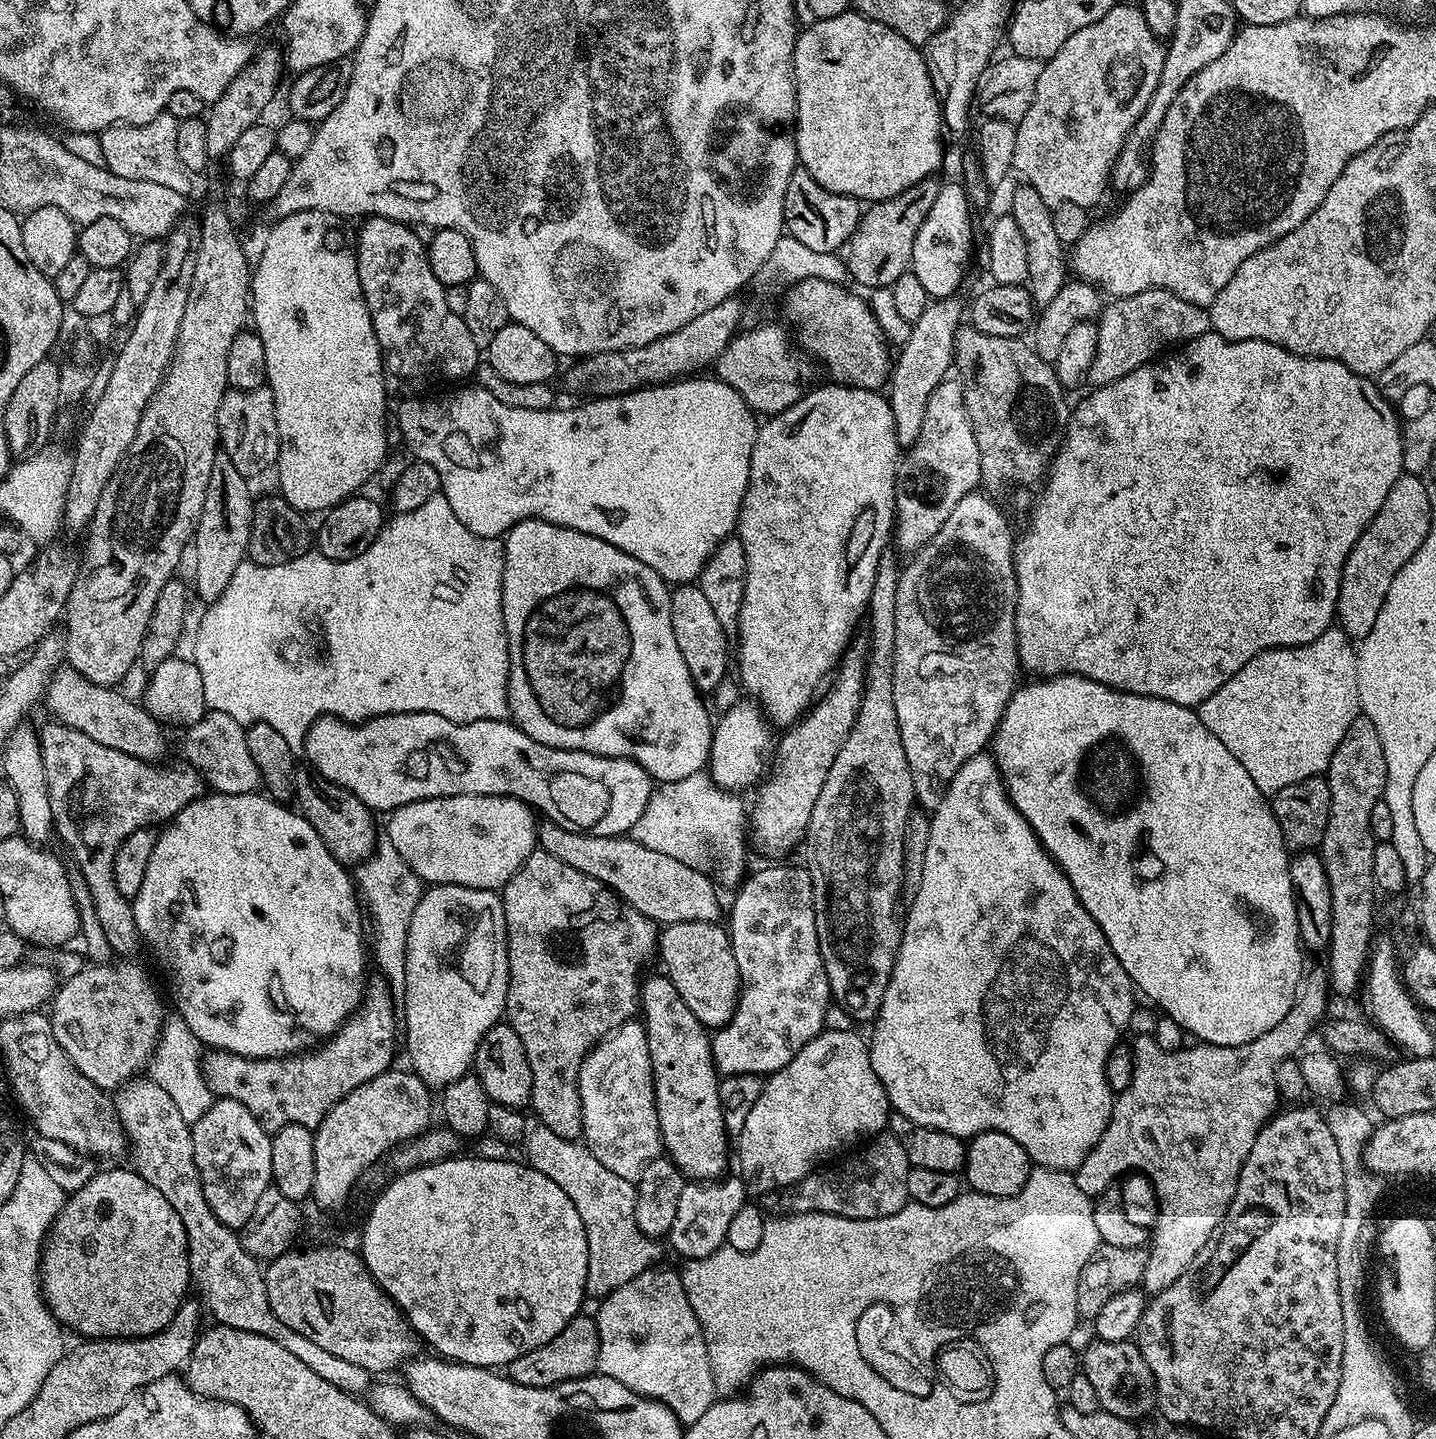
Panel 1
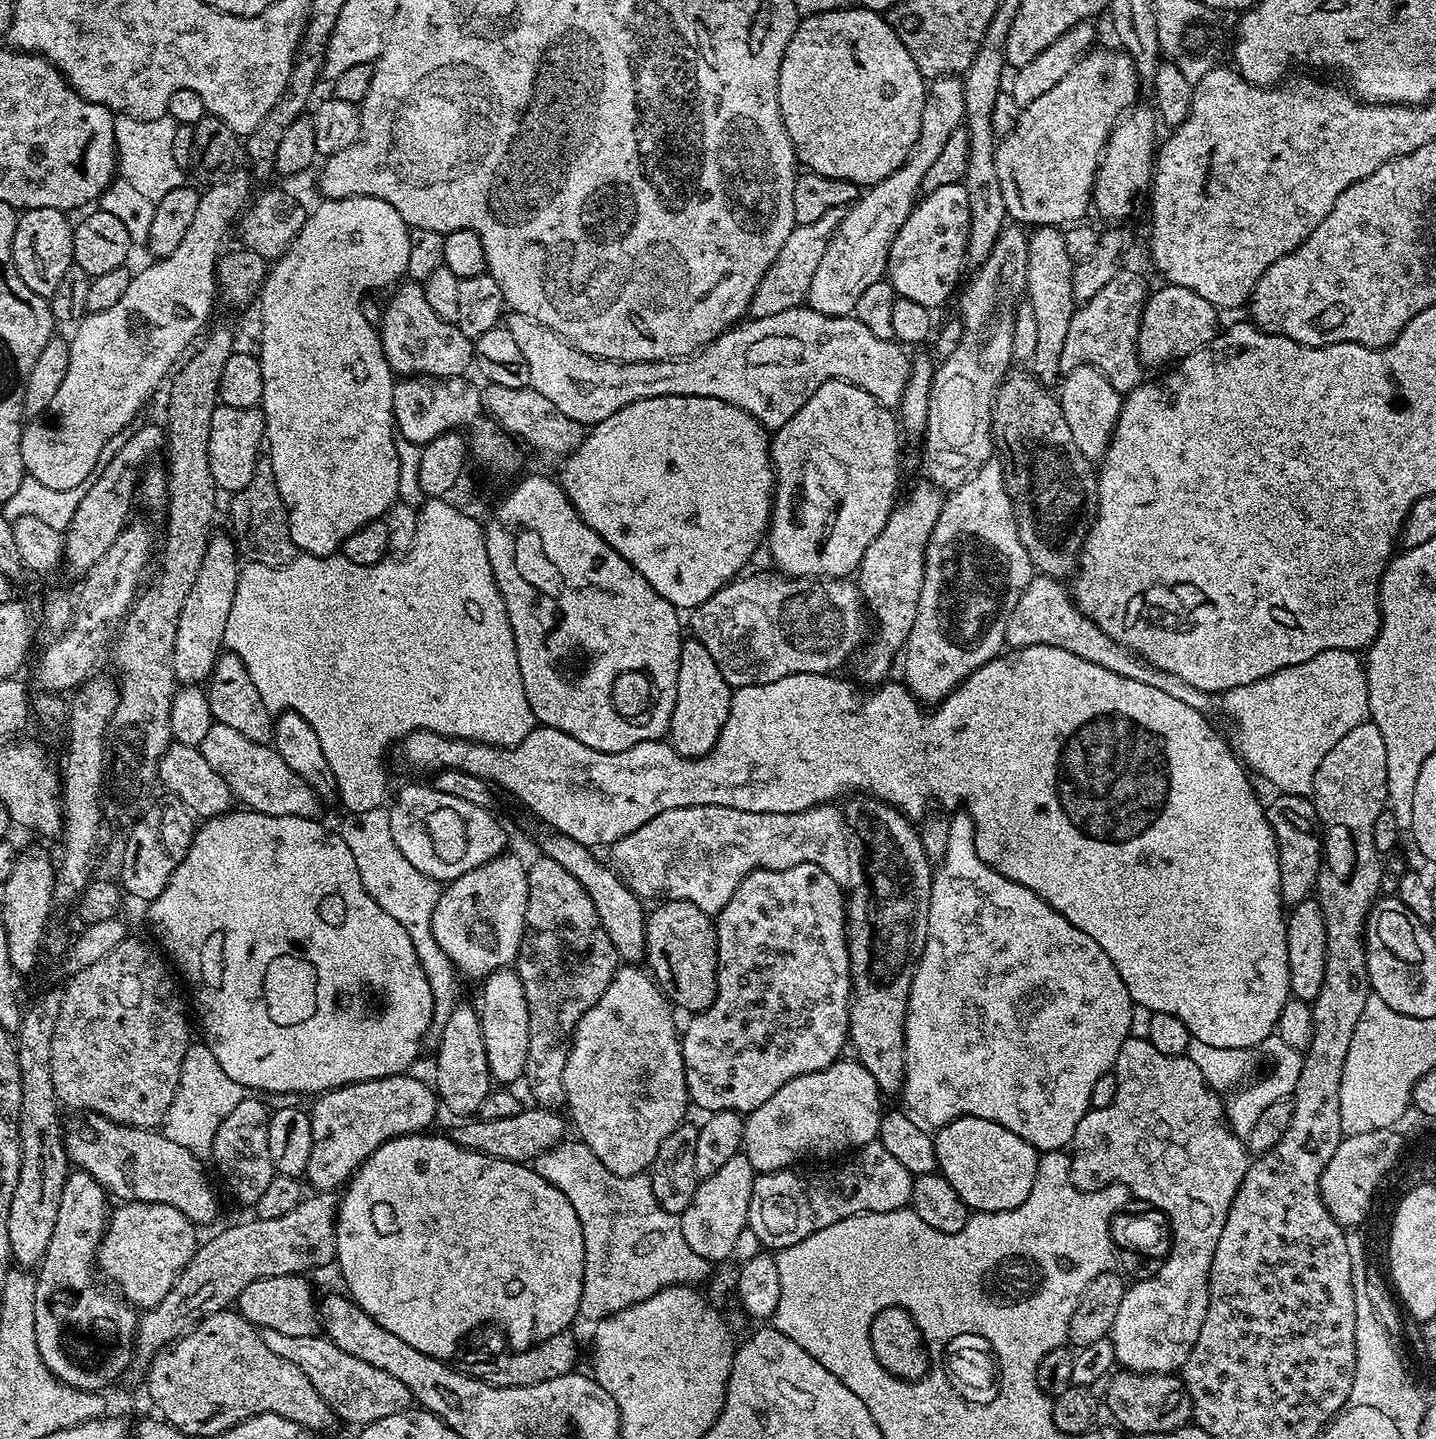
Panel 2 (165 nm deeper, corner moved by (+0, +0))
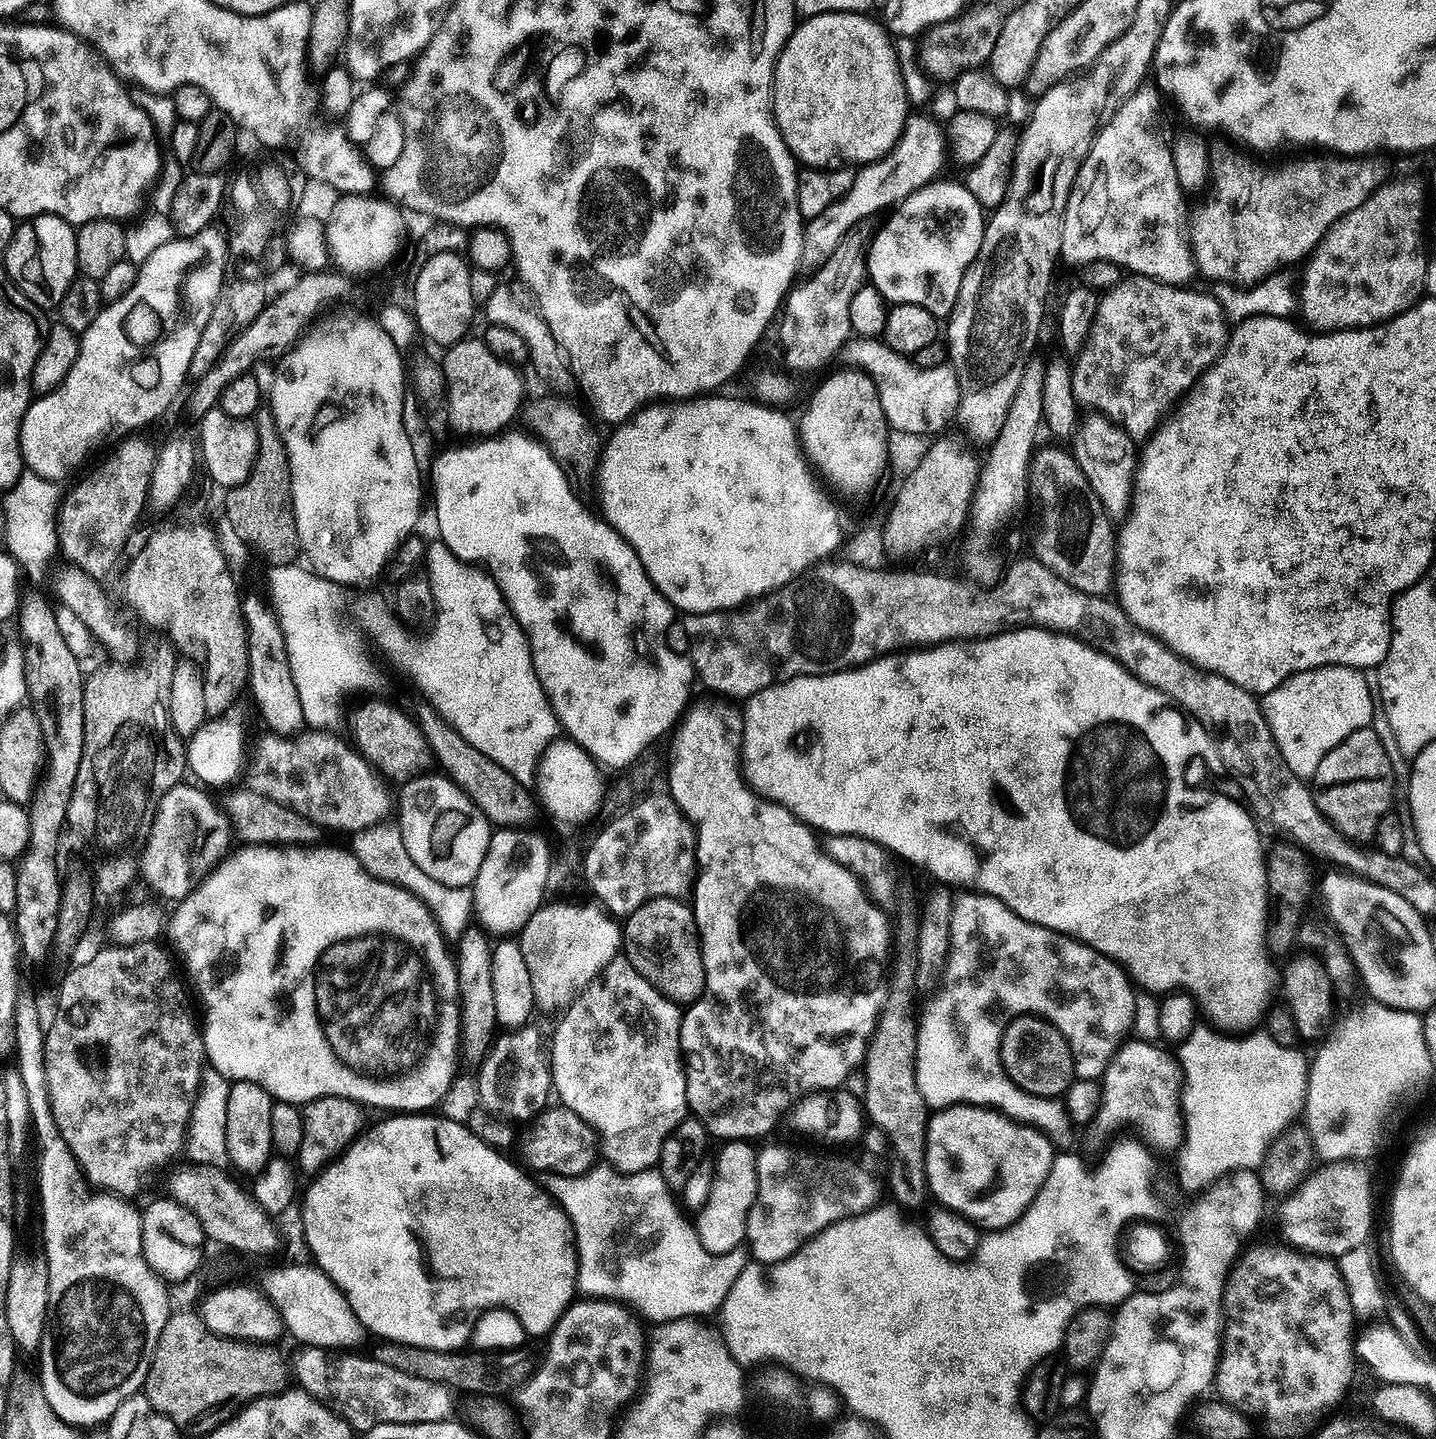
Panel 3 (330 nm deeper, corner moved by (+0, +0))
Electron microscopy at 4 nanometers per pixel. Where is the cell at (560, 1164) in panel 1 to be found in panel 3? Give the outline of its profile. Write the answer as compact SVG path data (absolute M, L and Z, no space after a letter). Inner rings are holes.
M607 1162L597 1163L586 1174L581 1176L563 1176L562 1174L554 1174L553 1172L543 1173L542 1187L553 1200L559 1204L560 1209L568 1215L568 1221L572 1224L572 1234L576 1238L576 1287L585 1297L588 1298L605 1298L623 1302L631 1306L645 1321L652 1320L653 1325L665 1324L671 1320L686 1320L689 1318L704 1318L700 1316L708 1316L712 1311L714 1313L723 1306L725 1298L730 1294L734 1282L743 1275L745 1268L750 1263L750 1256L743 1247L730 1250L726 1254L714 1254L710 1250L706 1250L706 1246L702 1246L702 1242L698 1238L695 1227L691 1223L684 1221L681 1205L674 1197L673 1189L668 1187L659 1171L649 1170L646 1172L620 1172Z

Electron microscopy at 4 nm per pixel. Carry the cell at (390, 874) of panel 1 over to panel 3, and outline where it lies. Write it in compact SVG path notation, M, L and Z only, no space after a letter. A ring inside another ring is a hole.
M385 822L364 828L361 832L355 833L351 840L353 840L352 846L350 845L351 853L356 855L365 870L374 878L396 884L418 897L438 922L441 934L449 941L455 942L473 923L471 887L446 886L430 878L430 874L424 873L421 861L412 857L415 856L413 849L408 848L406 842L402 842L402 834L395 823Z

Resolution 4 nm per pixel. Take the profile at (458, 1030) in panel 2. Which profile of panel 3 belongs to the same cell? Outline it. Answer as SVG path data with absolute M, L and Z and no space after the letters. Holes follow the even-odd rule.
M469 926L454 942L454 959L458 974L458 994L460 995L461 1047L465 1061L479 1062L487 1056L497 1027L494 1014L492 946L493 941L490 939L489 933L480 926Z

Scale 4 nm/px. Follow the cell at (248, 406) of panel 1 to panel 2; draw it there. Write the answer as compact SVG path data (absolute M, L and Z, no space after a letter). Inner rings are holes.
M217 403L210 420L209 462L221 493L235 494L248 485L250 478L254 478L265 444L264 414L259 407L239 408Z

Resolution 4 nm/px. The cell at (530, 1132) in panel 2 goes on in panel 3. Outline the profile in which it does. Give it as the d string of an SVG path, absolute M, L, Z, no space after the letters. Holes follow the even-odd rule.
M563 1106L549 1107L536 1118L531 1128L532 1133L524 1144L523 1163L533 1173L553 1172L563 1176L581 1176L596 1167L601 1155L600 1137L582 1118L578 1118L578 1114L574 1114L574 1110Z

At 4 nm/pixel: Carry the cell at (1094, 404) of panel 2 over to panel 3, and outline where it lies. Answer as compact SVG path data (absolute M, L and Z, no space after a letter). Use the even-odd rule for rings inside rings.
M1088 414L1081 419L1070 444L1070 453L1078 462L1090 490L1113 522L1123 521L1132 506L1132 488L1136 485L1138 467L1135 448L1134 442L1120 428L1098 414Z

